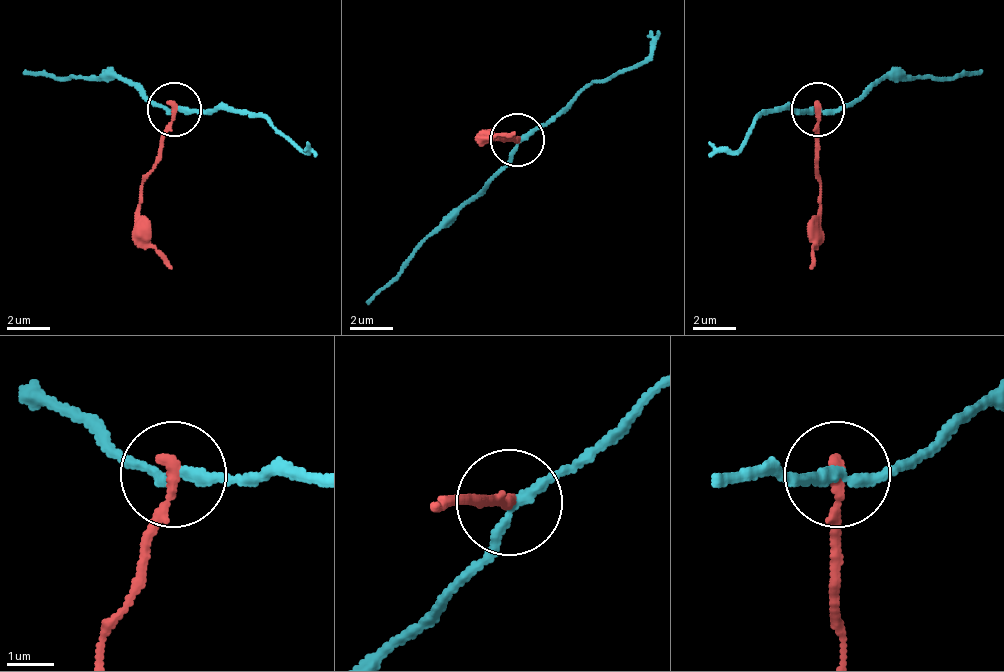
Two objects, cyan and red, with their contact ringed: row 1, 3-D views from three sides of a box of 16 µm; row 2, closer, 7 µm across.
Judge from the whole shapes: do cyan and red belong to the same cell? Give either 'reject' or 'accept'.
reject

